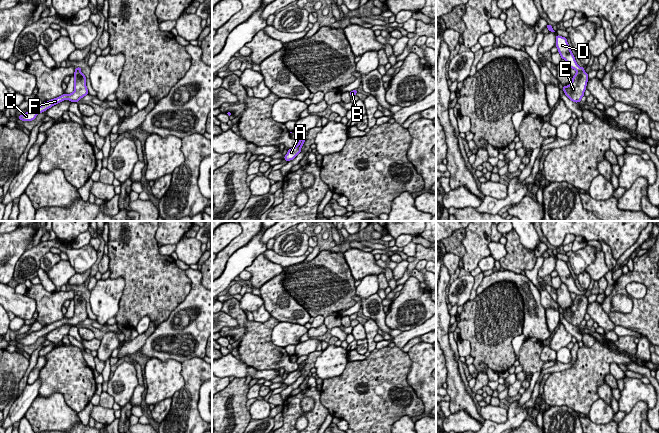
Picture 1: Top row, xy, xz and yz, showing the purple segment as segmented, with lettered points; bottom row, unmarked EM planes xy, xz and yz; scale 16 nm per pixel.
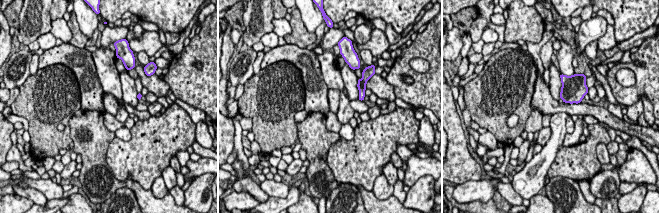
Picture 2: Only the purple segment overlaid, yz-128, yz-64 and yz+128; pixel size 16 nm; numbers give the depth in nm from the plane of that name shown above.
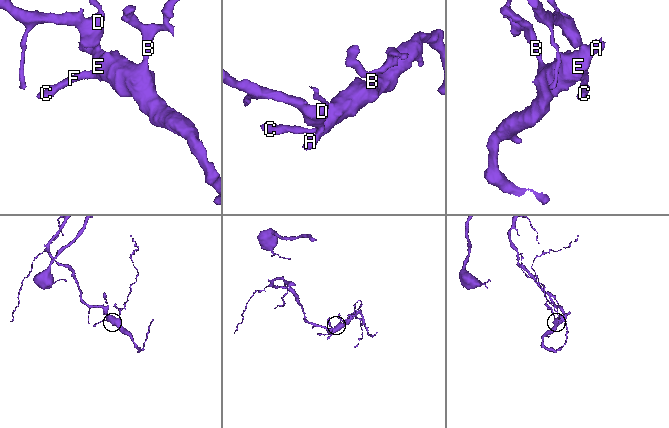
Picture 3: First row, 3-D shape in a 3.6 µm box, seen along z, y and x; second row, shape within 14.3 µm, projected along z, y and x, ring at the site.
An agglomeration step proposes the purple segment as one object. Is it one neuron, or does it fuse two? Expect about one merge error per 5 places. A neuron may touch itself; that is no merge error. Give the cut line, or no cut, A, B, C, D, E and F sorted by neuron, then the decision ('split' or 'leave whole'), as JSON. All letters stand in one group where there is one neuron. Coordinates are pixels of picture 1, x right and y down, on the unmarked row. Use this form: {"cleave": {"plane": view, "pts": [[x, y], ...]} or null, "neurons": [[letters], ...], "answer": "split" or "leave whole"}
{"cleave": {"plane": "yz", "pts": [[583, 293], [577, 295]]}, "neurons": [["A", "B", "C", "E", "F"], ["D"]], "answer": "split"}

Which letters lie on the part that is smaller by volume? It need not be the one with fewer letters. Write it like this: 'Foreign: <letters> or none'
Foreign: A, B, C, E, F

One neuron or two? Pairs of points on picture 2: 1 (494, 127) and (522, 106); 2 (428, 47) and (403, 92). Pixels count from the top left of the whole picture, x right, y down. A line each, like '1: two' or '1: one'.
1: one
2: one

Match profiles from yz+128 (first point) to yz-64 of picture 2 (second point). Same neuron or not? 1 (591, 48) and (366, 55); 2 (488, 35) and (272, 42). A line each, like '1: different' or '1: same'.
1: same
2: same

